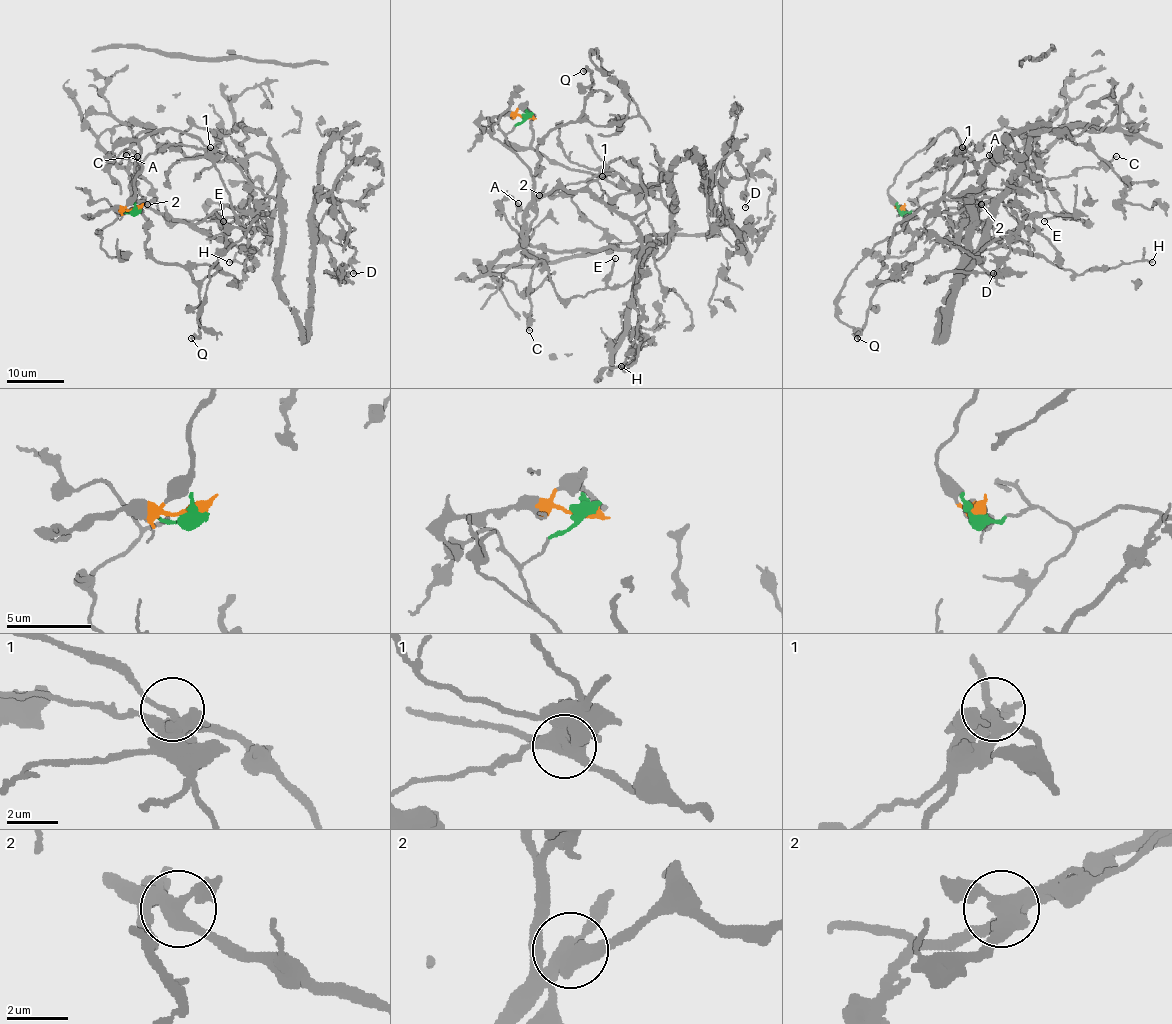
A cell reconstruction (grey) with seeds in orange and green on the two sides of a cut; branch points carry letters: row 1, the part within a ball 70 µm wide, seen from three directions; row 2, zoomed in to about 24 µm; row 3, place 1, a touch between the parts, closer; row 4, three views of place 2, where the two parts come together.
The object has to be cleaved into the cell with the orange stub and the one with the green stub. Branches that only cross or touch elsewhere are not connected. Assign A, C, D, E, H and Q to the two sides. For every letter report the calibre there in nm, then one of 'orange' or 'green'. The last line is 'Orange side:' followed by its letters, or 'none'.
A: 550 nm thick; green
C: 160 nm thick; green
D: 160 nm thick; orange
E: 130 nm thick; green
H: 220 nm thick; green
Q: 240 nm thick; green
Orange side: D

